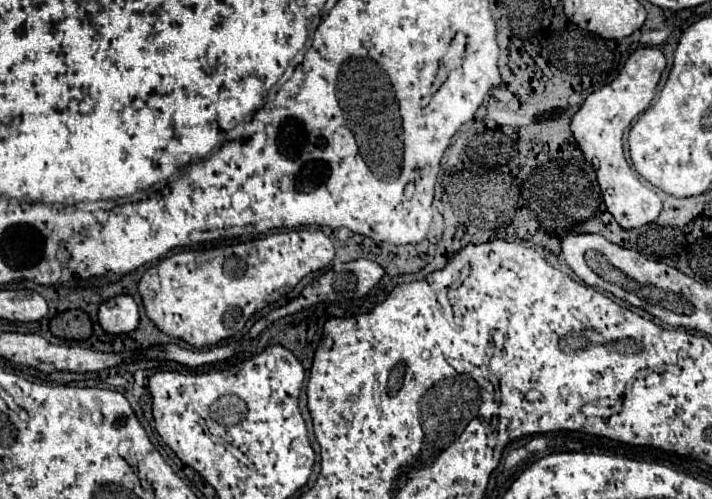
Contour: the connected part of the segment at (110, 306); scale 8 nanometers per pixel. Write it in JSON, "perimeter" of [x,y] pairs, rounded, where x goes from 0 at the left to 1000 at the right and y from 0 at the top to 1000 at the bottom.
{"perimeter":[[[170,589],[164,597],[145,605],[139,617],[139,649],[153,669],[187,665],[195,649],[190,601],[178,589]]]}

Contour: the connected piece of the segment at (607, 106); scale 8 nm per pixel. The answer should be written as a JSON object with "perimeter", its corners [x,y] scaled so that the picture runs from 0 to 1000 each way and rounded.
{"perimeter":[[[926,96],[892,100],[878,124],[878,136],[872,140],[872,148],[858,168],[827,188],[802,244],[802,261],[822,317],[827,325],[833,317],[841,321],[838,365],[847,381],[850,413],[875,457],[897,457],[897,453],[914,449],[923,441],[928,425],[928,397],[923,393],[923,385],[909,377],[878,325],[872,277],[878,257],[886,248],[886,240],[914,208],[931,140],[934,140],[934,112]]]}

